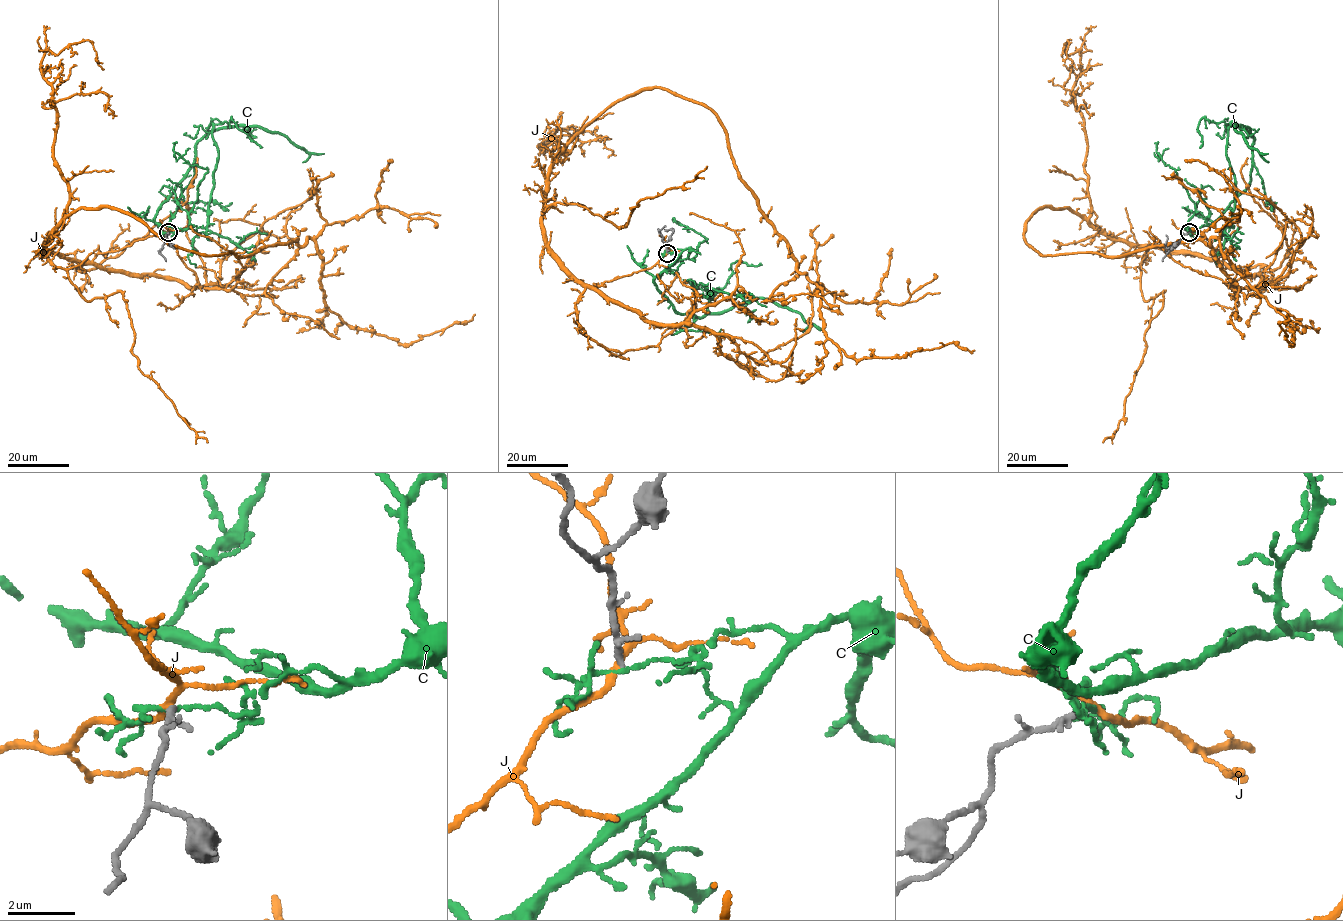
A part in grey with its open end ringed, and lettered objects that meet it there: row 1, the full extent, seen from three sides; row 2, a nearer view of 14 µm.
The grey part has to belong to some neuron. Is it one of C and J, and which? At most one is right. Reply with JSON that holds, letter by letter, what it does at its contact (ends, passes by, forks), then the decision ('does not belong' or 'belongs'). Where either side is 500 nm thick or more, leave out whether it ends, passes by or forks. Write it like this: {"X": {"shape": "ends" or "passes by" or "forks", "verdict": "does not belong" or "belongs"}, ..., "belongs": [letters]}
{"C": {"shape": "forks", "verdict": "does not belong"}, "J": {"shape": "forks", "verdict": "does not belong"}, "belongs": []}

